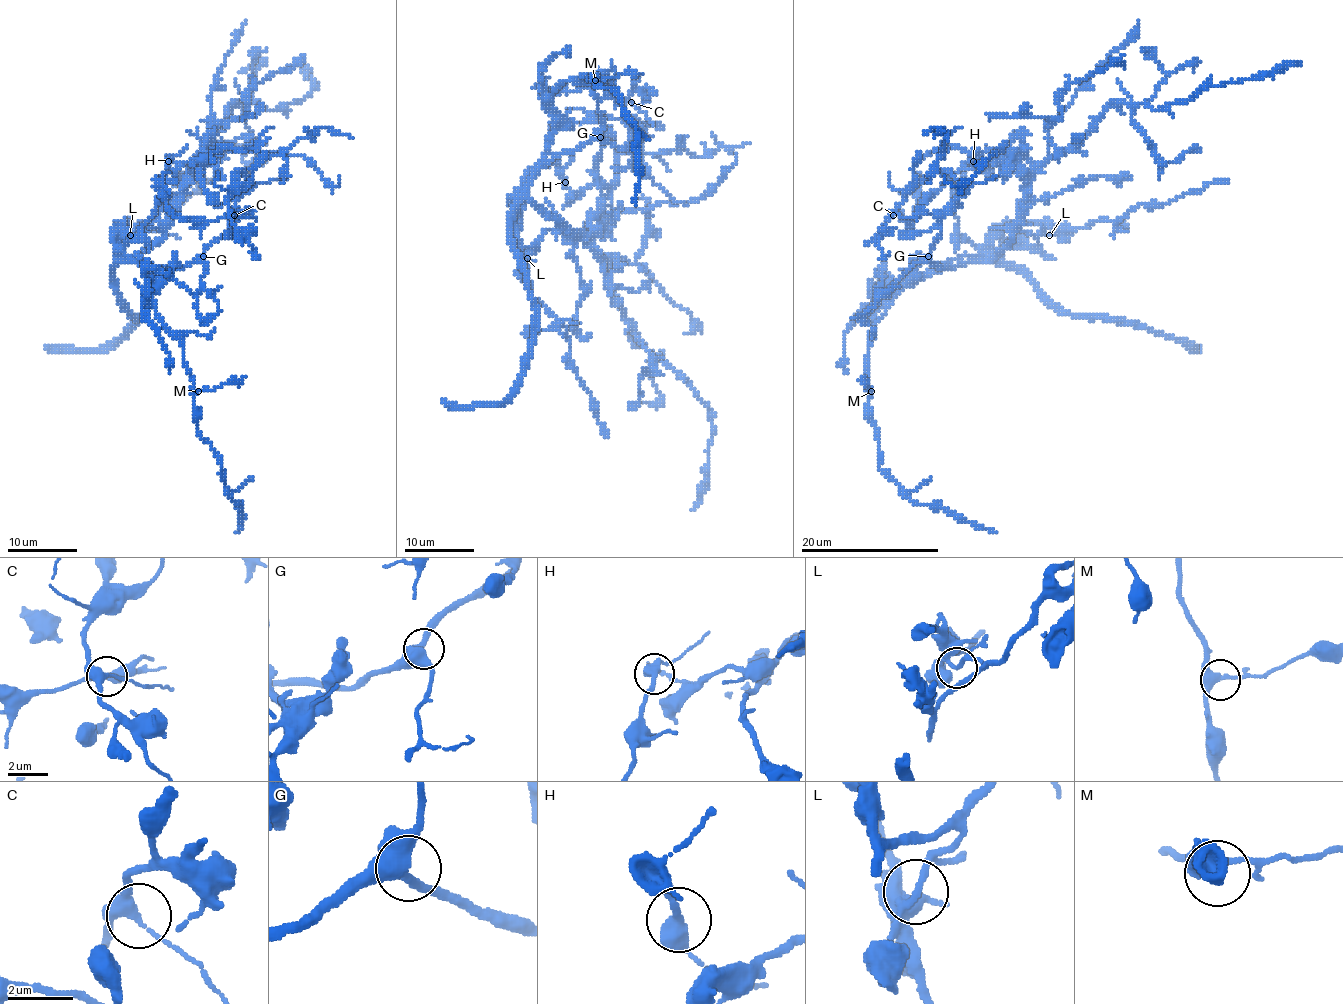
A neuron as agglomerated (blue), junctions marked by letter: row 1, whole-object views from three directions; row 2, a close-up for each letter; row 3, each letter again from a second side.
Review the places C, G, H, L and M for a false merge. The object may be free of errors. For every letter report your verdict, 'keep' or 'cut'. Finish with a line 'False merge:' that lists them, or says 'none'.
C: keep
G: keep
H: keep
L: cut
M: keep
False merge: L

